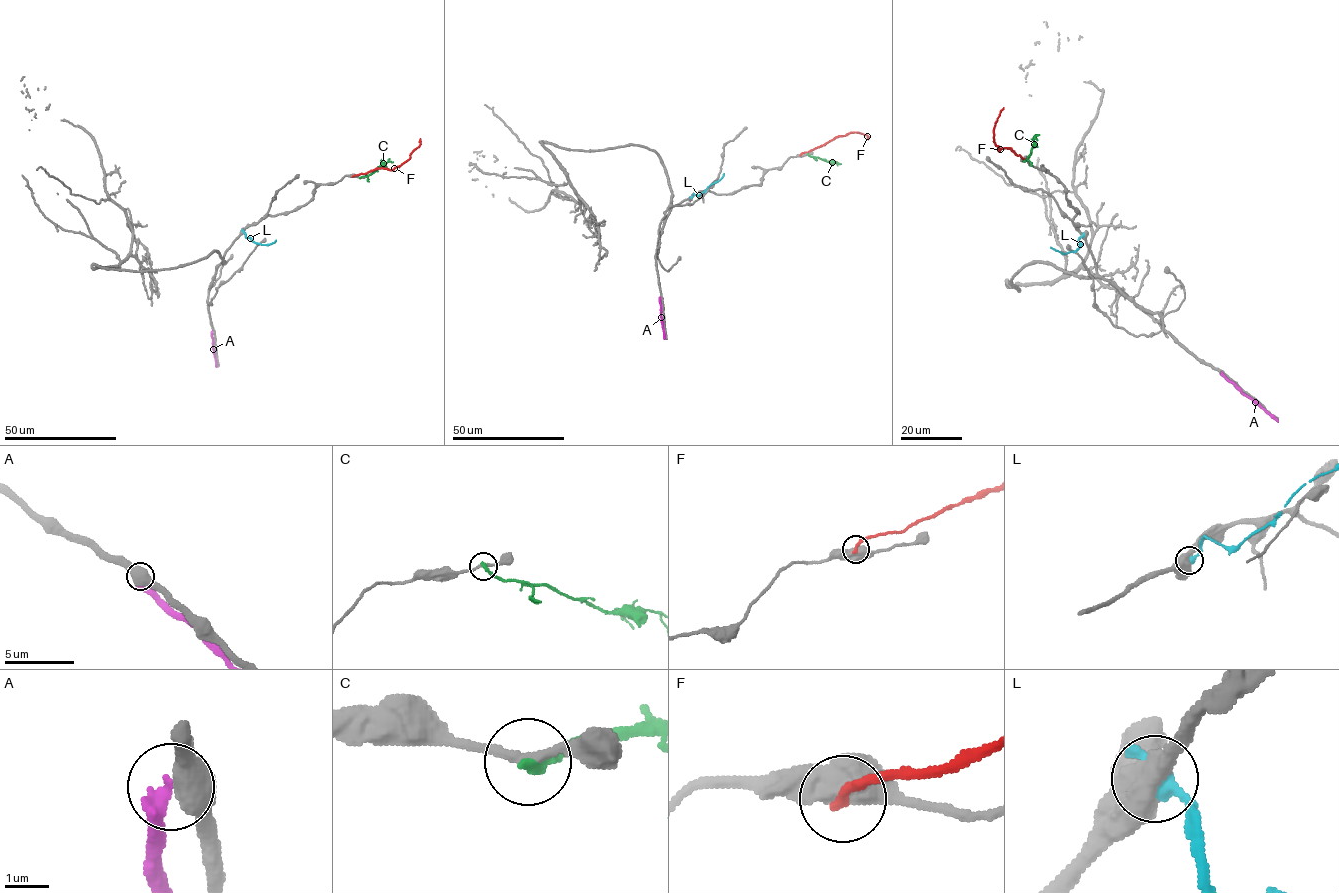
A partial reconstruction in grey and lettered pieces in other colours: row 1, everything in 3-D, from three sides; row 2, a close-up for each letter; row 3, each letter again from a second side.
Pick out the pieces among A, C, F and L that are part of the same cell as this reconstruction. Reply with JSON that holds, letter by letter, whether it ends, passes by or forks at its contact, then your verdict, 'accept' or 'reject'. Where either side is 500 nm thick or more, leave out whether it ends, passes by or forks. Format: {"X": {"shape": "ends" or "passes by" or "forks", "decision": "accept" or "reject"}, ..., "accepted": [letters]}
{"A": {"decision": "reject"}, "C": {"shape": "ends", "decision": "reject"}, "F": {"decision": "reject"}, "L": {"decision": "reject"}, "accepted": []}

